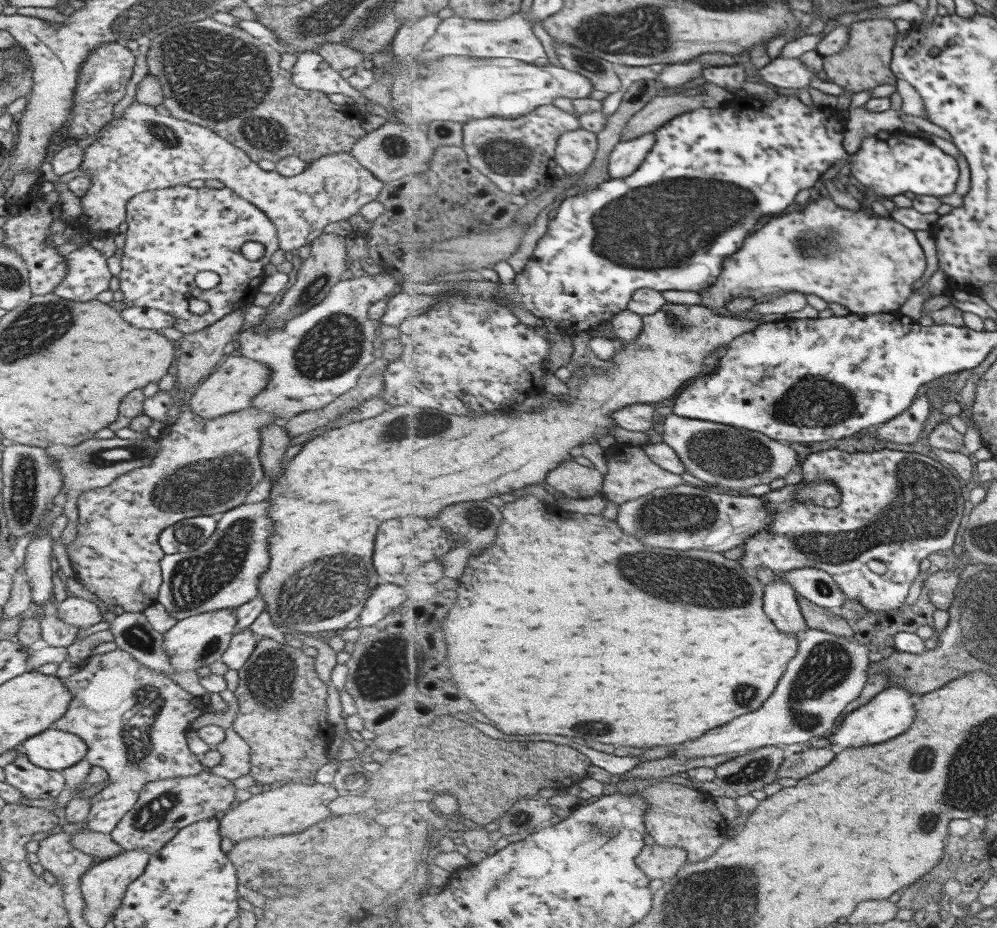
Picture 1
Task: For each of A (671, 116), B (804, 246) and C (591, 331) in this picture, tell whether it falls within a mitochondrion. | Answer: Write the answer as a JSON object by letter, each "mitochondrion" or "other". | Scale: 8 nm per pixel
{"A":"other","B":"mitochondrion","C":"other"}

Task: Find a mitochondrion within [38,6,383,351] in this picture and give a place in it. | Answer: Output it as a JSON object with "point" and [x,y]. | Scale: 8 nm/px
{"point":[212,74]}

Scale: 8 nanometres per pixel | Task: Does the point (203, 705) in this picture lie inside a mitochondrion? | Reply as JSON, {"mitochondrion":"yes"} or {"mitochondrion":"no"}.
{"mitochondrion":"no"}

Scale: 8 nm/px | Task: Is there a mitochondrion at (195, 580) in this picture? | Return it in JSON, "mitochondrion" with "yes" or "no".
{"mitochondrion":"yes"}

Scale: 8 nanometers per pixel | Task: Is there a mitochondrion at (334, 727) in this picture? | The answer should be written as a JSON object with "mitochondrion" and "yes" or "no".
{"mitochondrion":"no"}

